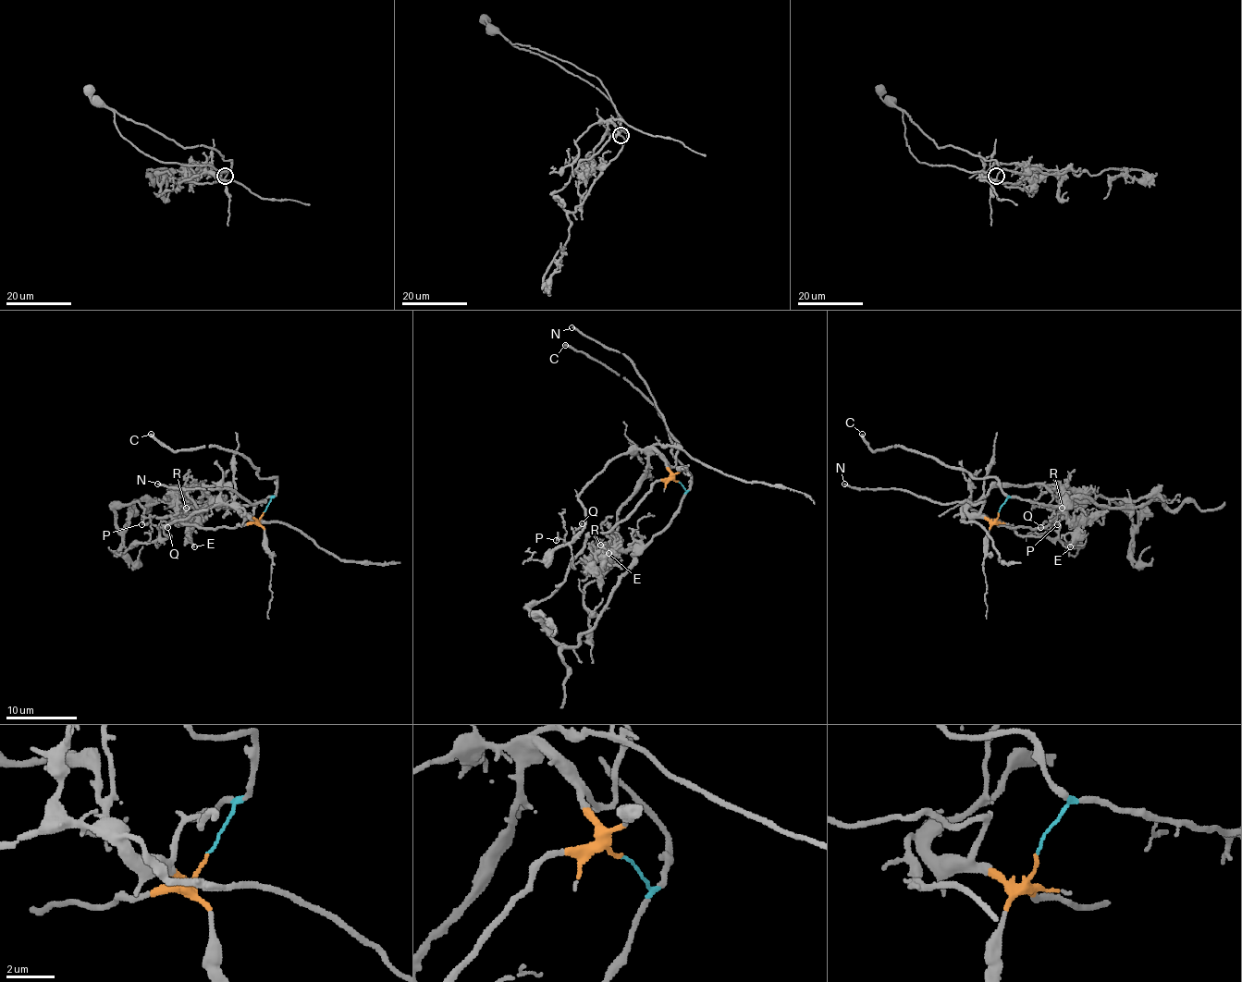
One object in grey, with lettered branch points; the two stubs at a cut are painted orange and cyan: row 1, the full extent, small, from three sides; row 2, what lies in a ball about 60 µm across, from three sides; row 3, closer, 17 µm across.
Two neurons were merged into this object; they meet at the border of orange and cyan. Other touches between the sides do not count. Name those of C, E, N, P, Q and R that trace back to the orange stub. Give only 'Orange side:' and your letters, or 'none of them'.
Orange side: N, P, Q

